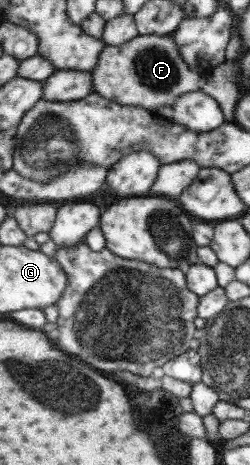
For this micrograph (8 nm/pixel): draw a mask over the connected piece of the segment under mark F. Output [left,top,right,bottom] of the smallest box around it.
[93,35,202,111]

